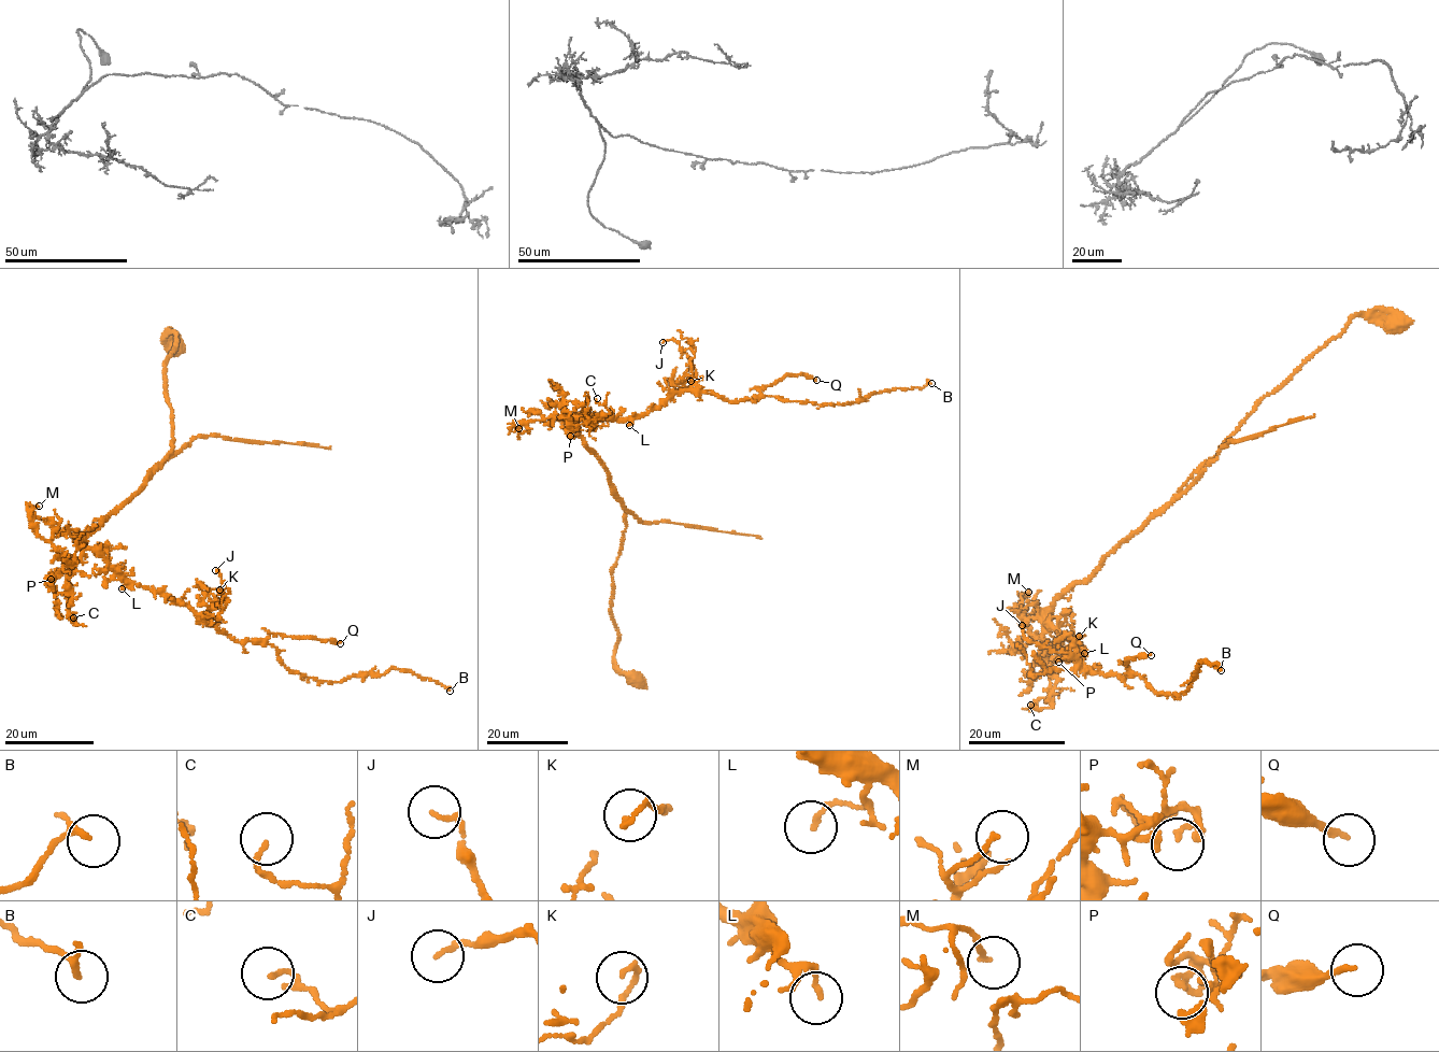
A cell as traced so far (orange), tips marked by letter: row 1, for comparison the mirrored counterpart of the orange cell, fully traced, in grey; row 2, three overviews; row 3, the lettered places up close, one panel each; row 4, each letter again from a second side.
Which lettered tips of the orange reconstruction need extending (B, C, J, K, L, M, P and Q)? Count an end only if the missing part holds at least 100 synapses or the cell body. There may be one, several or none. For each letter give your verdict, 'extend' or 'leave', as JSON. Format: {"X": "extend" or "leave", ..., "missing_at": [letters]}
{"B": "leave", "C": "leave", "J": "leave", "K": "leave", "L": "leave", "M": "leave", "P": "leave", "Q": "leave", "missing_at": []}

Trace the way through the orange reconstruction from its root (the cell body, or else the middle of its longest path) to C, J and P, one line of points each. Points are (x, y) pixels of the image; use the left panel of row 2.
C: (175, 346), (168, 328), (172, 446), (83, 541), (67, 591), (77, 625), (73, 617)
J: (175, 346), (168, 328), (171, 450), (83, 545), (198, 614), (224, 601), (215, 570)
P: (175, 346), (168, 328), (176, 342), (165, 369), (171, 450), (139, 491), (101, 519), (82, 555), (51, 579)

